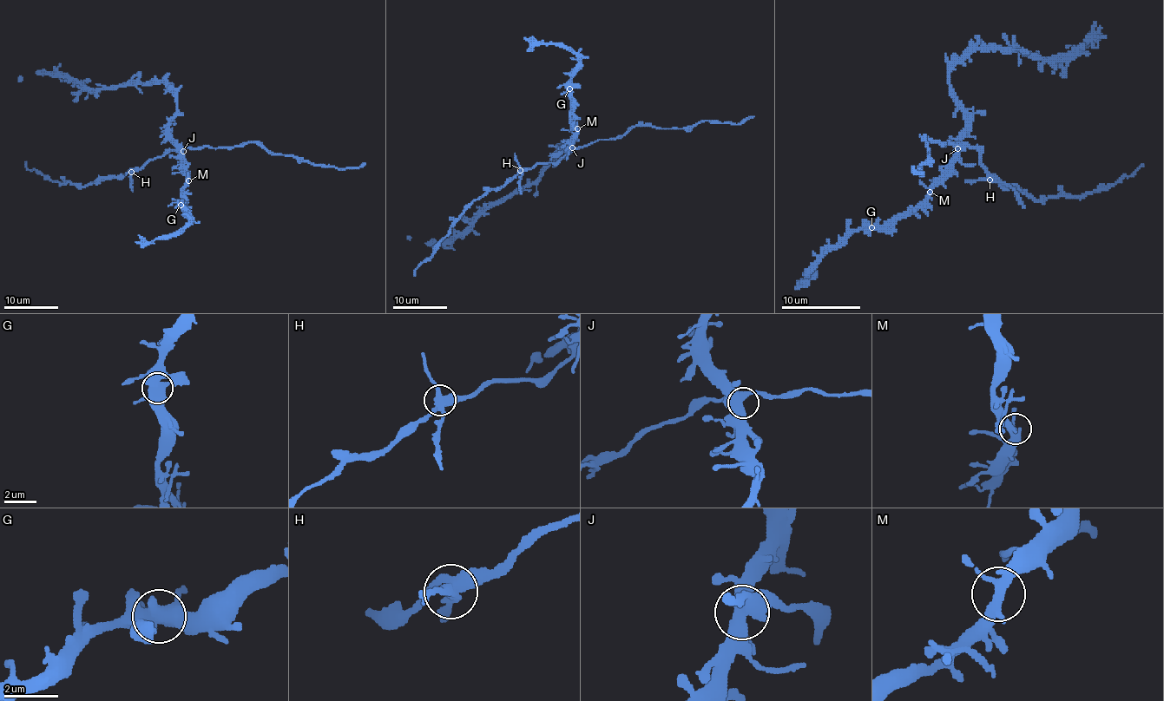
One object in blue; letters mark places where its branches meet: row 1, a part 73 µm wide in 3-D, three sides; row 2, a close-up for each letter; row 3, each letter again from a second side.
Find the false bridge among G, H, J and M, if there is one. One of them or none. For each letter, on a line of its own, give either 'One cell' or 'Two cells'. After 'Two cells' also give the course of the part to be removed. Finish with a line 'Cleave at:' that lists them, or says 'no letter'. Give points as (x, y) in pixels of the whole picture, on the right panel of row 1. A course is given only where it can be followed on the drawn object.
G: One cell
H: Two cells. Course of the part to remove: (989, 180), (1007, 184), (1024, 207)
J: One cell
M: One cell
Cleave at: H

